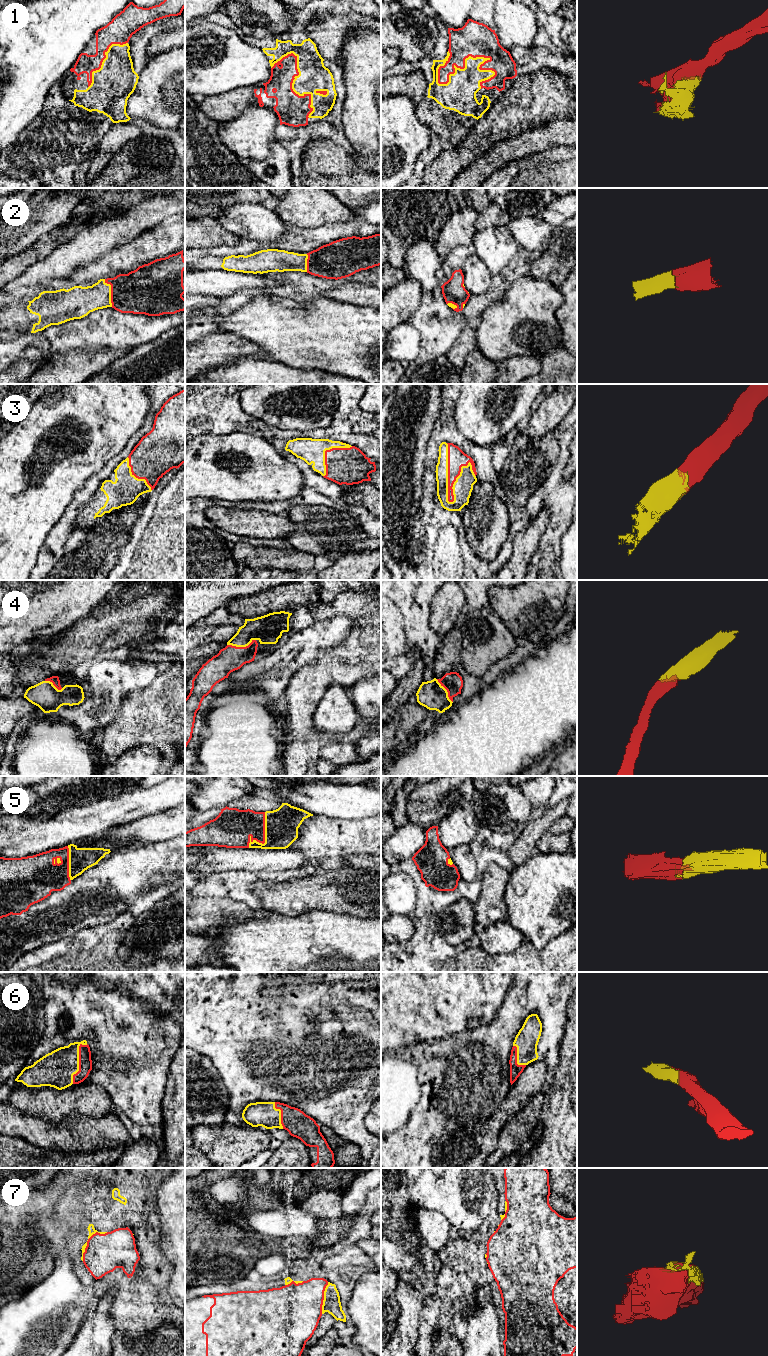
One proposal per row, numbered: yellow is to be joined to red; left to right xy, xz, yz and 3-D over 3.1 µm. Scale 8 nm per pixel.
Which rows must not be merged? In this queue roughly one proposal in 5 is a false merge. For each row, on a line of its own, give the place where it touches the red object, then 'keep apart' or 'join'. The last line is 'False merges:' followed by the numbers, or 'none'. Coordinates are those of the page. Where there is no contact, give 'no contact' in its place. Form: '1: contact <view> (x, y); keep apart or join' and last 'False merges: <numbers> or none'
1: contact yz (467, 57); join
2: contact xy (111, 292); join
3: contact yz (448, 474); join
4: contact xz (241, 647); join
5: contact xz (264, 837); join
6: contact xy (79, 1061); join
7: contact xy (88, 1240); keep apart
False merges: 7

